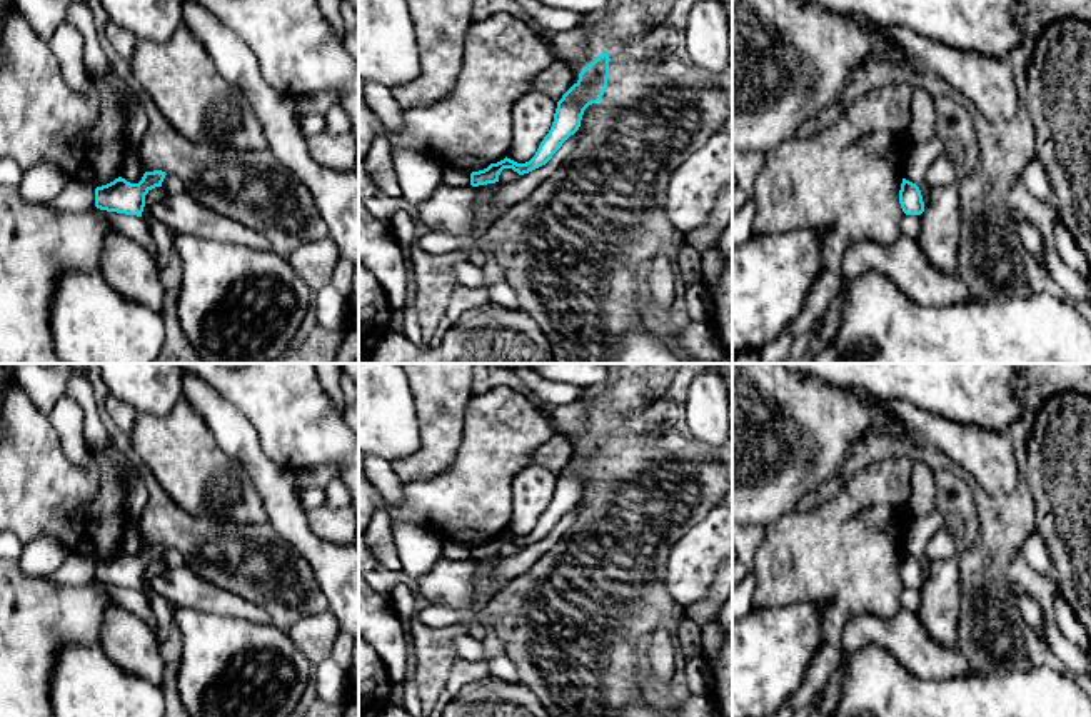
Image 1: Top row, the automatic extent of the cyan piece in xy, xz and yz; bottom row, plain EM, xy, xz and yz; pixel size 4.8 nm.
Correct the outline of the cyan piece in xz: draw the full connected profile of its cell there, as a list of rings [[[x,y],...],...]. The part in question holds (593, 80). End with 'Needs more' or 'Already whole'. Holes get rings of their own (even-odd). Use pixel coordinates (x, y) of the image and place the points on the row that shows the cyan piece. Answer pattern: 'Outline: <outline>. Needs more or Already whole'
Outline: [[[606,52],[579,73],[579,80],[557,102],[552,127],[529,162],[517,163],[505,157],[484,170],[472,172],[470,185],[495,183],[504,168],[512,168],[519,175],[524,175],[546,165],[562,143],[579,130],[584,110],[601,102],[607,87],[609,62],[611,58]]]. Already whole

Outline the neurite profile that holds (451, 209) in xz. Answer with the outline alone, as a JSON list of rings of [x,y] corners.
[[[440,183],[435,192],[417,205],[417,217],[430,228],[447,233],[465,233],[474,228],[475,187]]]

